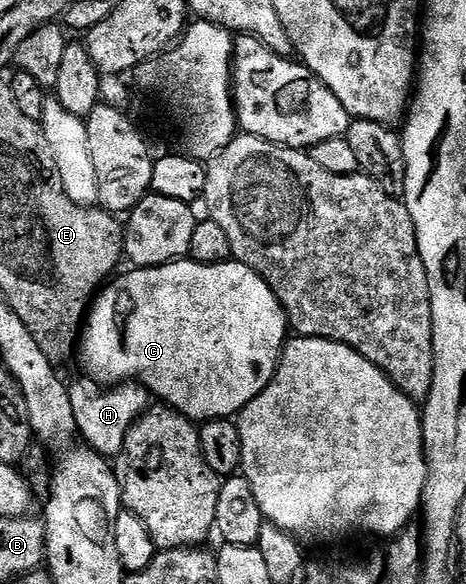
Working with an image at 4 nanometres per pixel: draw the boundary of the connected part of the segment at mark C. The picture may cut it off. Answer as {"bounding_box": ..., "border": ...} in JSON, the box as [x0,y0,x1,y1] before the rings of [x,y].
{"bounding_box":[79,259,287,423],"border":[[[192,259],[172,261],[159,267],[150,269],[138,269],[136,267],[114,276],[96,294],[91,308],[83,322],[83,332],[79,337],[79,357],[85,364],[85,369],[90,378],[102,387],[116,387],[122,383],[140,382],[158,402],[164,403],[168,408],[182,413],[194,423],[206,421],[219,421],[232,418],[240,414],[241,410],[249,405],[266,389],[271,379],[277,373],[277,362],[281,360],[281,350],[287,344],[287,322],[285,312],[271,287],[251,267],[247,267],[242,261],[227,260],[222,265],[201,265]]]}

